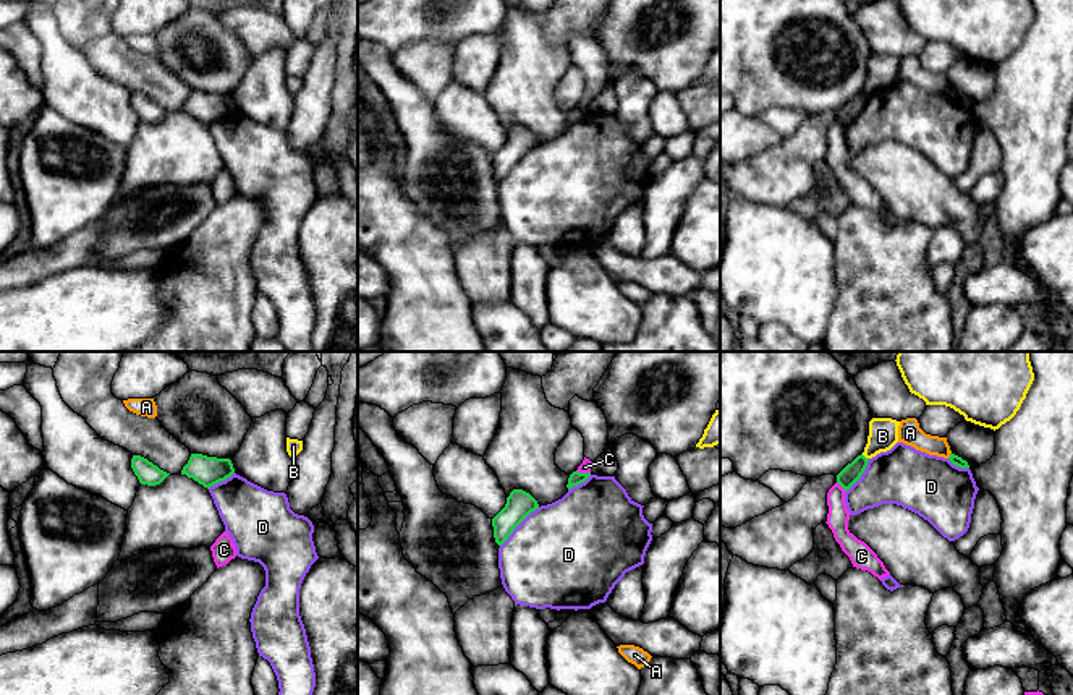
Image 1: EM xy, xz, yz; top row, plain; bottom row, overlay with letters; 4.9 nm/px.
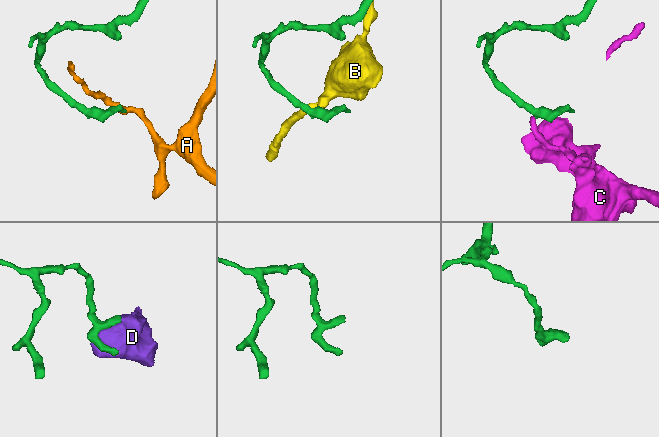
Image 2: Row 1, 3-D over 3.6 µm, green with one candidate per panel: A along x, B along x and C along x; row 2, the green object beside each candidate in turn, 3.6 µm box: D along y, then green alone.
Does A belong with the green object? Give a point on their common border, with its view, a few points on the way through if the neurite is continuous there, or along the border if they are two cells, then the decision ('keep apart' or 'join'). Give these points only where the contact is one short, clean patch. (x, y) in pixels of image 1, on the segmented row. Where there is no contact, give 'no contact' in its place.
yz (950, 456) | along yz (950, 452), (947, 457) | keep apart

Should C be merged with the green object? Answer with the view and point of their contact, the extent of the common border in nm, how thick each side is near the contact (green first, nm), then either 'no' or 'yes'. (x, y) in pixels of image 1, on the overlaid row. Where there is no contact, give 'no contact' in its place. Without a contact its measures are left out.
xz (583, 473) | 70 nm | 70/60 nm | no

